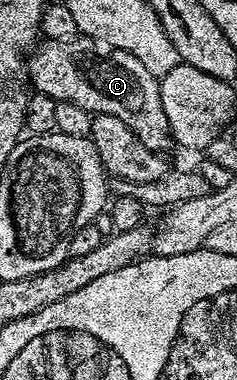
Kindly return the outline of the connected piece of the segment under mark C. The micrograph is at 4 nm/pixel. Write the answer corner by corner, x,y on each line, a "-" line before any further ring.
79,37
74,43
43,41
30,52
26,65
30,86
38,94
53,97
56,103
81,105
81,109
90,111
92,115
108,115
117,117
117,121
125,121
125,125
129,125
129,129
137,133
145,149
167,153
167,150
173,147
169,117
165,117
165,105
161,105
159,79
153,73
149,73
149,69
145,69
145,65
141,65
141,61
133,57
133,53
86,37

